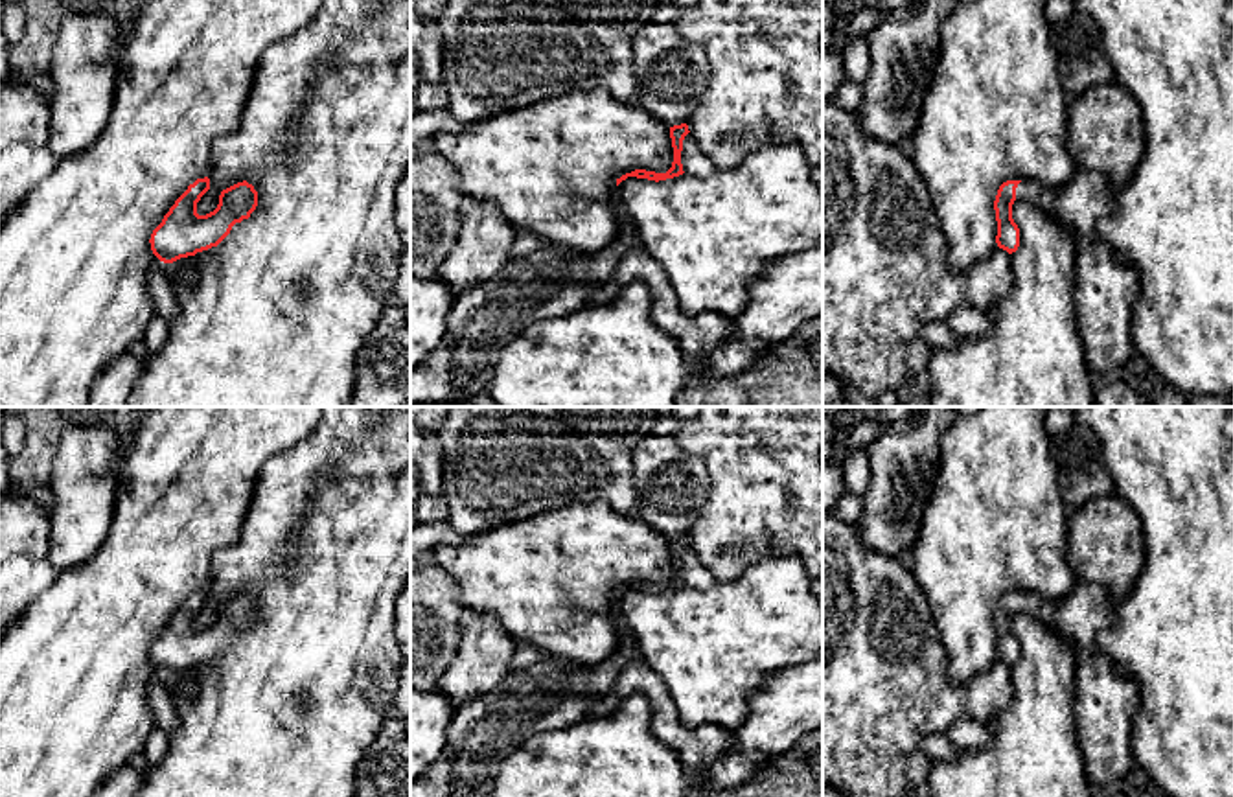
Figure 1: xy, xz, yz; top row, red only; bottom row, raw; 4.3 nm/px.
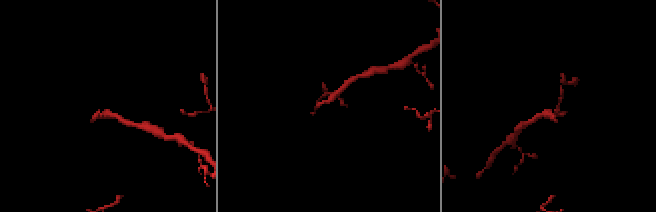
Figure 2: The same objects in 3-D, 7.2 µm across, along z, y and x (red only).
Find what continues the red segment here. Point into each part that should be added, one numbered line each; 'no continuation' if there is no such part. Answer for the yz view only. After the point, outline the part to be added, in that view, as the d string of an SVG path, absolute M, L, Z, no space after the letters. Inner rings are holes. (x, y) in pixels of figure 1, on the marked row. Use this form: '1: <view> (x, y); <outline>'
1: yz (1088, 197); M1080 167L1066 186L1054 190L1032 180L1021 180L1016 188L1016 199L1038 202L1073 232L1078 247L1097 239L1097 223L1115 212L1115 195L1104 175Z

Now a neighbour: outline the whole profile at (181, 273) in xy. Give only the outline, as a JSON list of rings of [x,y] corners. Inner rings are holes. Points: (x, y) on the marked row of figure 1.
[[[193,256],[180,258],[173,263],[166,263],[166,269],[167,269],[171,287],[175,291],[182,285],[193,285],[195,283]]]

